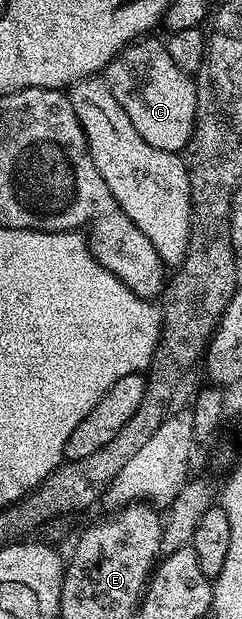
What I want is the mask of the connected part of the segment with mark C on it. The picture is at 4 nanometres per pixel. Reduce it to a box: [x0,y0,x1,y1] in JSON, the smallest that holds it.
[103,36,197,154]

